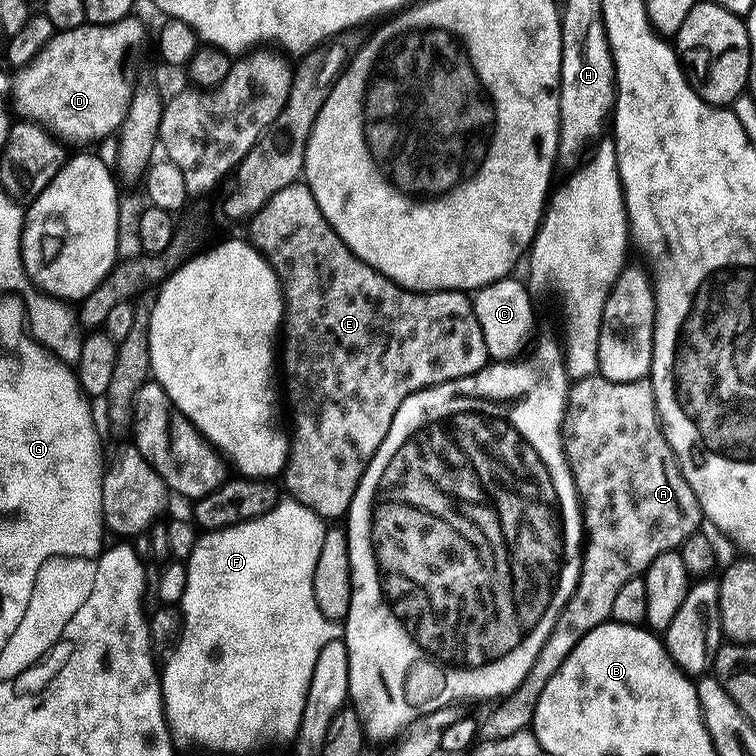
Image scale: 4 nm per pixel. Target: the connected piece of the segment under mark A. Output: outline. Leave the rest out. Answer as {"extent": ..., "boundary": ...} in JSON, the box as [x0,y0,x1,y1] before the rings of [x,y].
{"extent":[524,374,702,683],"boundary":[[[597,374],[575,381],[575,383],[571,385],[568,395],[564,450],[568,457],[568,464],[572,468],[572,477],[576,483],[576,493],[580,495],[580,507],[584,517],[586,543],[584,545],[584,561],[580,567],[580,581],[578,582],[578,586],[574,590],[574,594],[566,602],[566,606],[562,610],[558,622],[555,623],[550,638],[543,644],[542,650],[536,656],[536,660],[532,663],[531,669],[527,672],[527,676],[524,679],[532,680],[532,676],[540,676],[540,680],[544,680],[544,683],[549,682],[550,678],[561,668],[562,662],[565,661],[565,658],[569,656],[574,646],[581,641],[586,633],[592,629],[596,629],[600,624],[606,624],[612,620],[614,598],[618,594],[620,587],[626,582],[630,582],[630,578],[643,576],[644,573],[648,571],[648,567],[654,562],[654,558],[658,558],[658,554],[679,549],[684,540],[694,535],[701,527],[700,524],[702,524],[702,513],[698,498],[694,494],[694,490],[690,490],[690,482],[686,482],[686,478],[680,469],[680,463],[676,461],[674,450],[670,446],[668,439],[664,437],[664,430],[660,423],[660,415],[656,409],[656,399],[654,398],[651,379],[645,378],[635,380],[634,382],[610,382],[604,376]]]}

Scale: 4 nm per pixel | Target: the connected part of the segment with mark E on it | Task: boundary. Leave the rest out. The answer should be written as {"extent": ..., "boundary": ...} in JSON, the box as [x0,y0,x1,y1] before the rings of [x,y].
{"extent":[251,182,489,522],"boundary":[[[297,182],[278,190],[274,198],[270,198],[251,217],[252,247],[264,256],[264,259],[276,272],[284,294],[284,322],[282,325],[282,376],[288,379],[288,388],[292,393],[288,396],[288,404],[292,407],[292,428],[290,427],[290,453],[288,467],[282,474],[283,487],[288,487],[287,495],[302,506],[309,508],[325,521],[331,522],[335,516],[343,517],[348,511],[350,502],[358,490],[358,482],[366,470],[366,466],[374,458],[378,446],[382,446],[382,438],[390,430],[390,422],[394,422],[394,414],[398,406],[412,392],[420,392],[423,388],[432,388],[436,384],[444,384],[448,380],[457,380],[463,376],[473,376],[476,371],[489,363],[486,342],[482,338],[482,326],[478,326],[478,318],[472,309],[471,299],[460,290],[441,290],[438,292],[414,292],[400,287],[392,280],[387,280],[382,273],[374,270],[366,262],[362,262],[344,244],[344,239],[330,226],[330,222],[322,214],[314,194],[307,183]]]}

